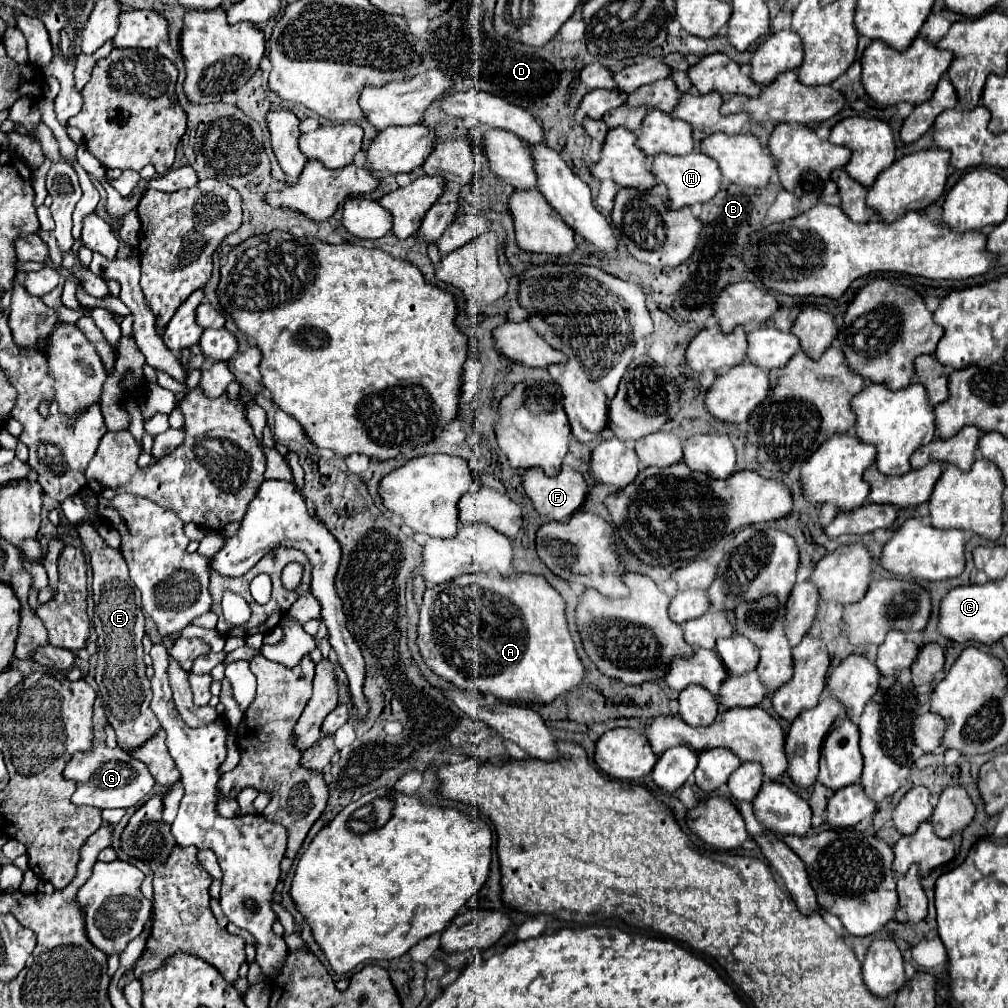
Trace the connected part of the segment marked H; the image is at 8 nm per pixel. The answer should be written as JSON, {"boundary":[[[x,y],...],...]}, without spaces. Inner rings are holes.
{"boundary":[[[692,151],[692,153],[684,155],[684,157],[660,153],[660,155],[654,157],[654,161],[650,165],[650,171],[660,183],[664,183],[668,187],[670,209],[680,209],[680,207],[694,205],[694,203],[706,203],[720,189],[722,173],[718,169],[718,163],[712,157],[708,157],[708,155],[700,153],[700,151]]]}

